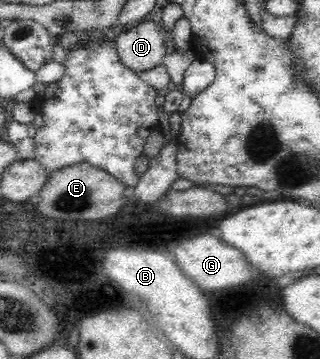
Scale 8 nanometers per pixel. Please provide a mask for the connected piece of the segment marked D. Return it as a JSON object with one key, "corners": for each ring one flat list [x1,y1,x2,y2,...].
{"corners":[[154,20,139,22,115,38,124,66,140,73,162,64,166,51,164,27]]}

